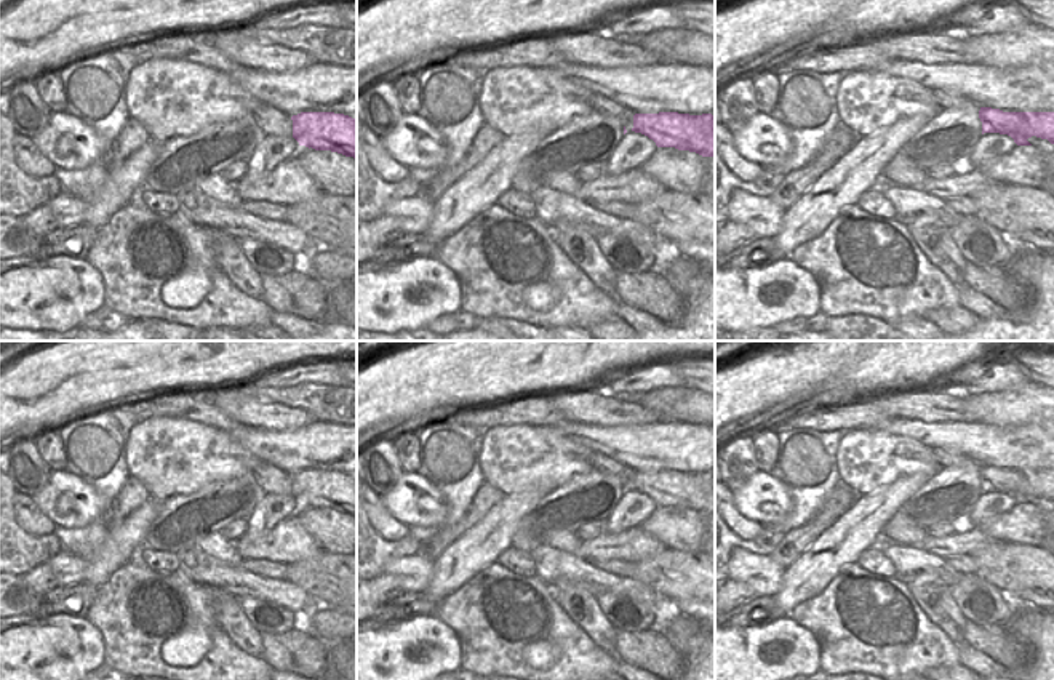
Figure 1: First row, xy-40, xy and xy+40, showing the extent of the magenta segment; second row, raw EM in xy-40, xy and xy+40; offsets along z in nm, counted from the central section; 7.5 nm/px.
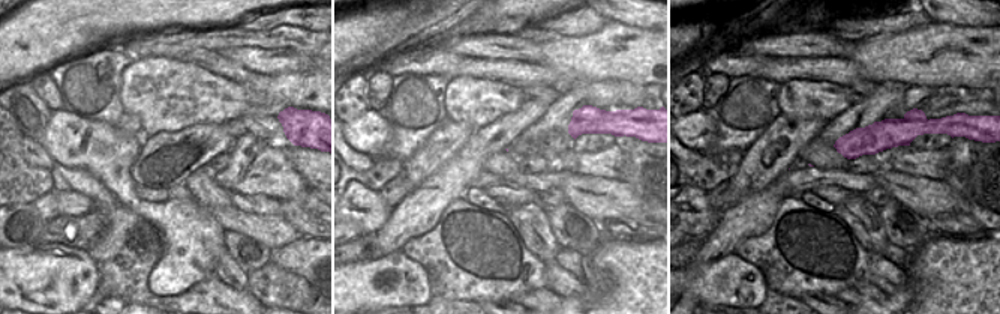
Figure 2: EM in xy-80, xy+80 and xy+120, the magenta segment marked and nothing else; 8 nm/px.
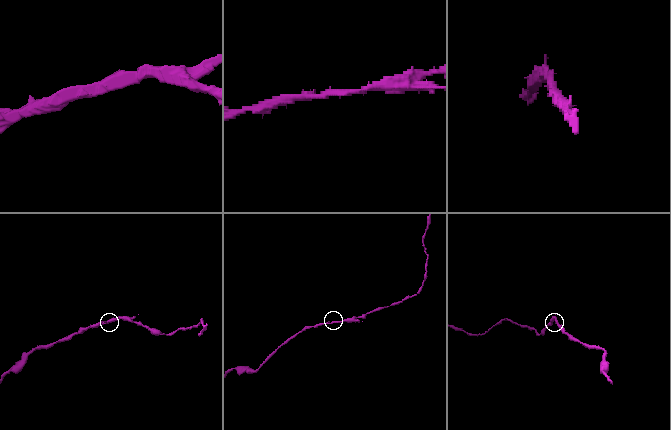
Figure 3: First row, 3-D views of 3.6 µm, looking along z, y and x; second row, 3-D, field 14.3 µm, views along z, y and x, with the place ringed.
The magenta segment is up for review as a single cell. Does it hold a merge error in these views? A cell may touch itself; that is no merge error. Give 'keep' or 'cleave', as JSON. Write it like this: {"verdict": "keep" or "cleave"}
{"verdict": "cleave"}

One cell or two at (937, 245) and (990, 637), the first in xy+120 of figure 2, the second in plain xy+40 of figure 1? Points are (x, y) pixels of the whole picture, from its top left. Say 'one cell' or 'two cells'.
two cells

